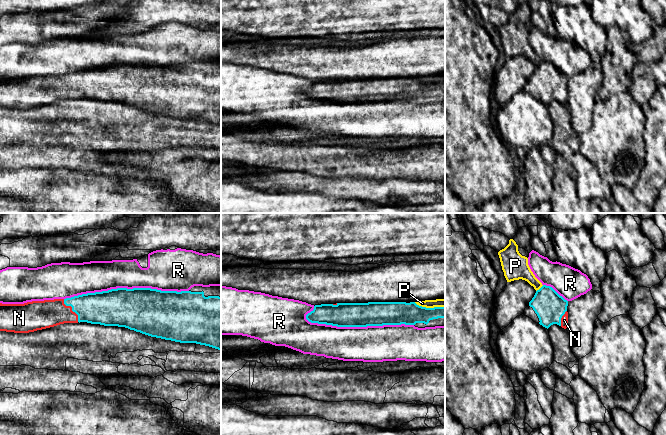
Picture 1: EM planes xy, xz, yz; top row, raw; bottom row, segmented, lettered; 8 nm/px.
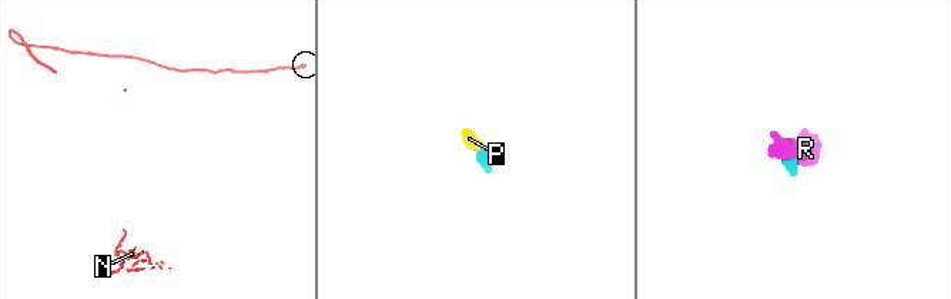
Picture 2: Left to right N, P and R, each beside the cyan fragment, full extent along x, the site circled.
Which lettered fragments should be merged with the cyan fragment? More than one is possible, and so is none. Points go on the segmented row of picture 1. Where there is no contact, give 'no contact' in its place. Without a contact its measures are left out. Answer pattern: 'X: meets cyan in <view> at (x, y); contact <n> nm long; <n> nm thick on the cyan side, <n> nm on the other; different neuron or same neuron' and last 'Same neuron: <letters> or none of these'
N: meets cyan in xy at (72, 309); contact 220 nm long; 260 nm thick on the cyan side, 220 nm on the other; same neuron
P: meets cyan in xz at (429, 308); contact 260 nm long; 180 nm thick on the cyan side, 60 nm on the other; different neuron
R: meets cyan in xy at (126, 288); contact 1000 nm long; 360 nm thick on the cyan side, 240 nm on the other; different neuron
Same neuron: N

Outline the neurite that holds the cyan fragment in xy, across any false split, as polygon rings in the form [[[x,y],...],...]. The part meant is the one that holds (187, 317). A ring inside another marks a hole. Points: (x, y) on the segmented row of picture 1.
[[[194,286],[189,291],[117,288],[66,299],[0,303],[0,331],[29,333],[64,323],[87,322],[125,327],[142,334],[221,350],[221,286]]]

